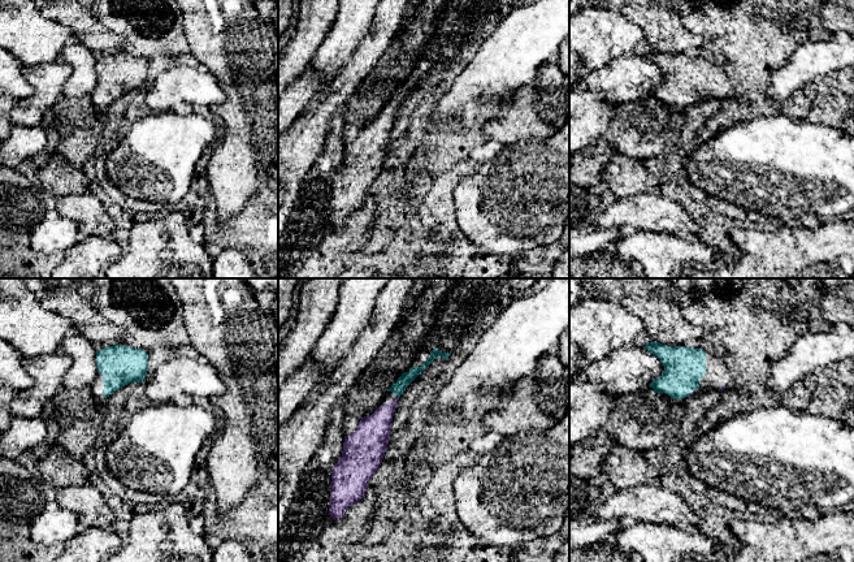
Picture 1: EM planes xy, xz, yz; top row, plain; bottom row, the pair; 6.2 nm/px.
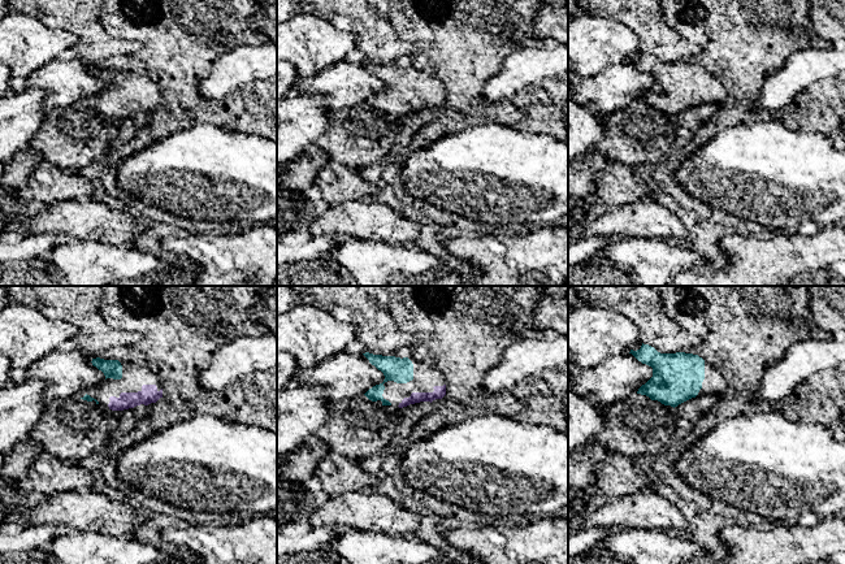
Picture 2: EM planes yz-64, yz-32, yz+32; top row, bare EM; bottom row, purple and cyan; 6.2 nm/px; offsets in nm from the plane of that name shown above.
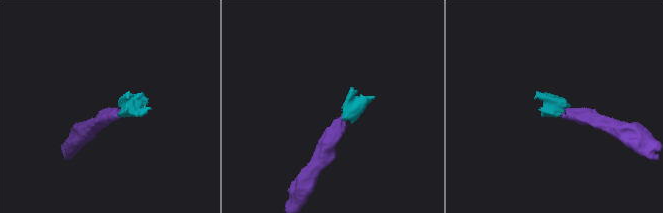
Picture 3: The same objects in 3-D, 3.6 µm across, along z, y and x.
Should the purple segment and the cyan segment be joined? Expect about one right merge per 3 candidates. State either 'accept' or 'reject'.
accept

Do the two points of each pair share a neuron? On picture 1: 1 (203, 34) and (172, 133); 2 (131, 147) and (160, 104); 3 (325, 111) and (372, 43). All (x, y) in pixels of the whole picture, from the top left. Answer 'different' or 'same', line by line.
1: different
2: different
3: same

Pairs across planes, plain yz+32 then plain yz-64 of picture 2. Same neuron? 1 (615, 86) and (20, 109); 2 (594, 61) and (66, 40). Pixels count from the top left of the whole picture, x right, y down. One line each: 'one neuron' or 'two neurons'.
1: two neurons
2: one neuron

